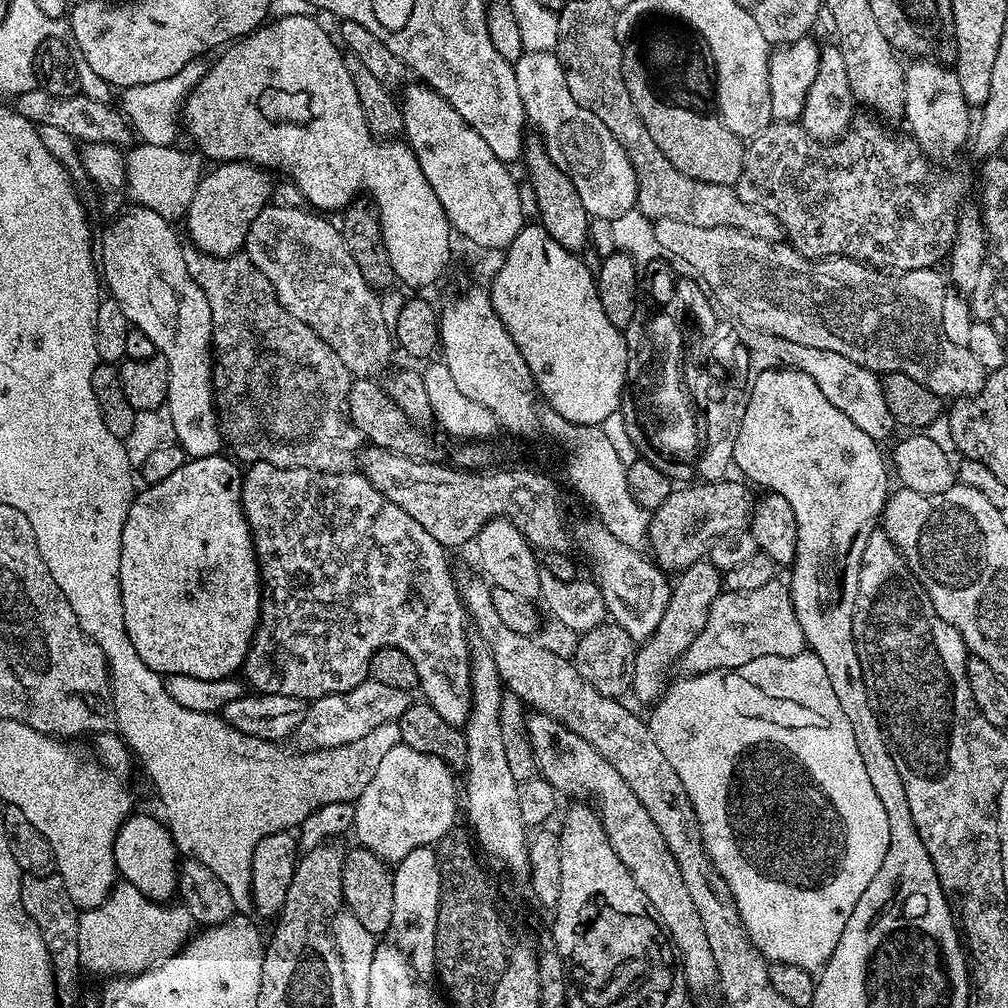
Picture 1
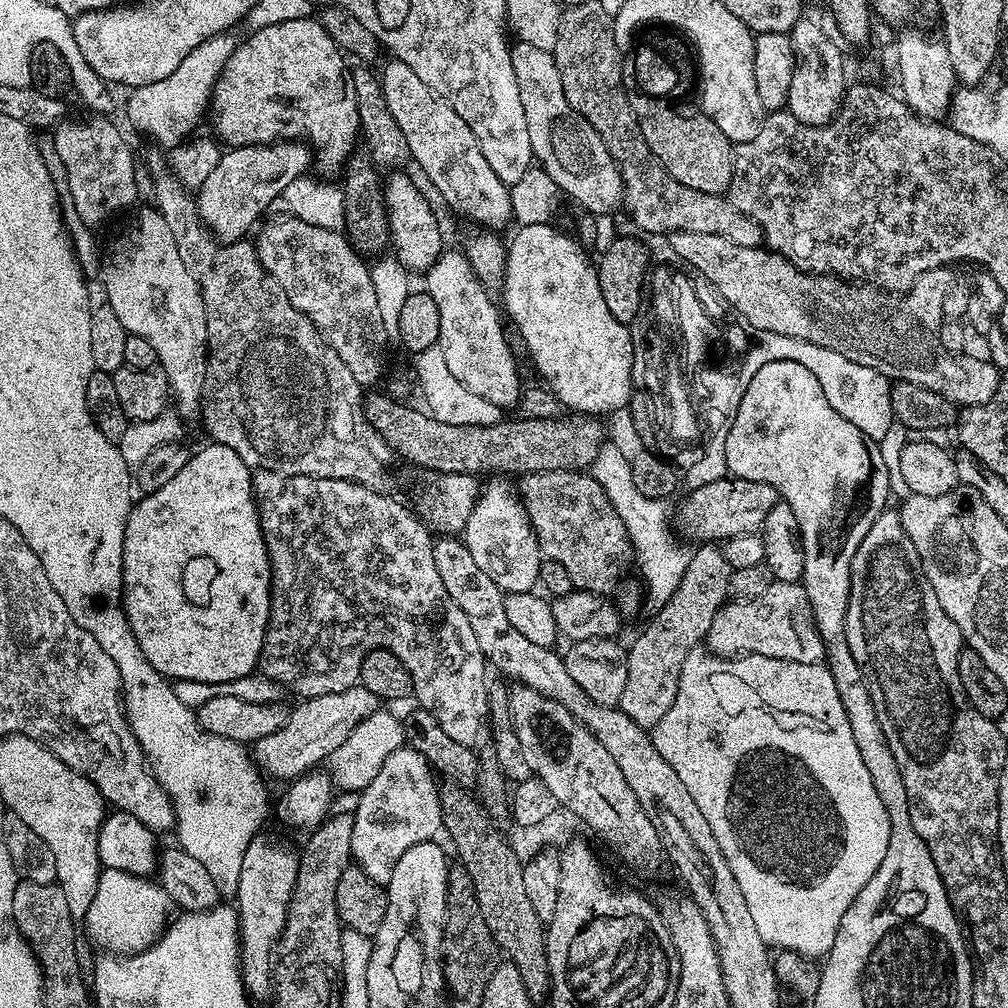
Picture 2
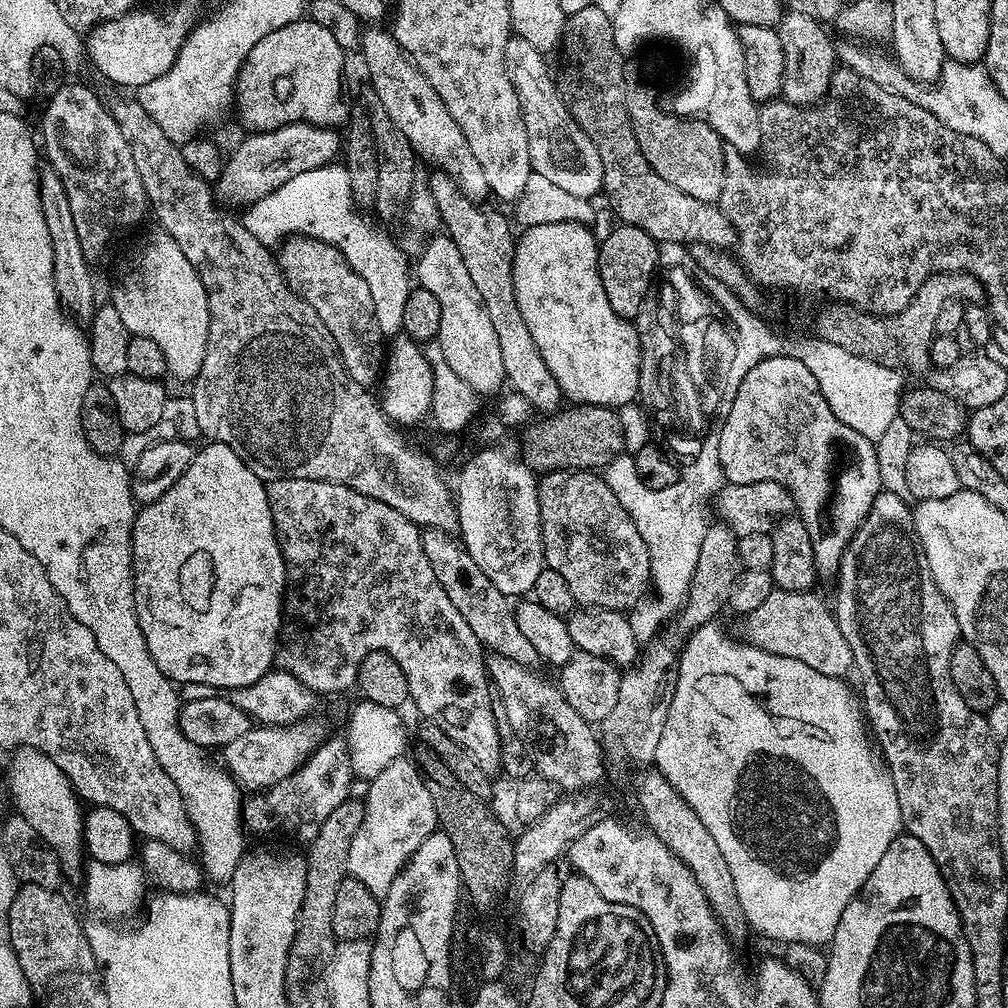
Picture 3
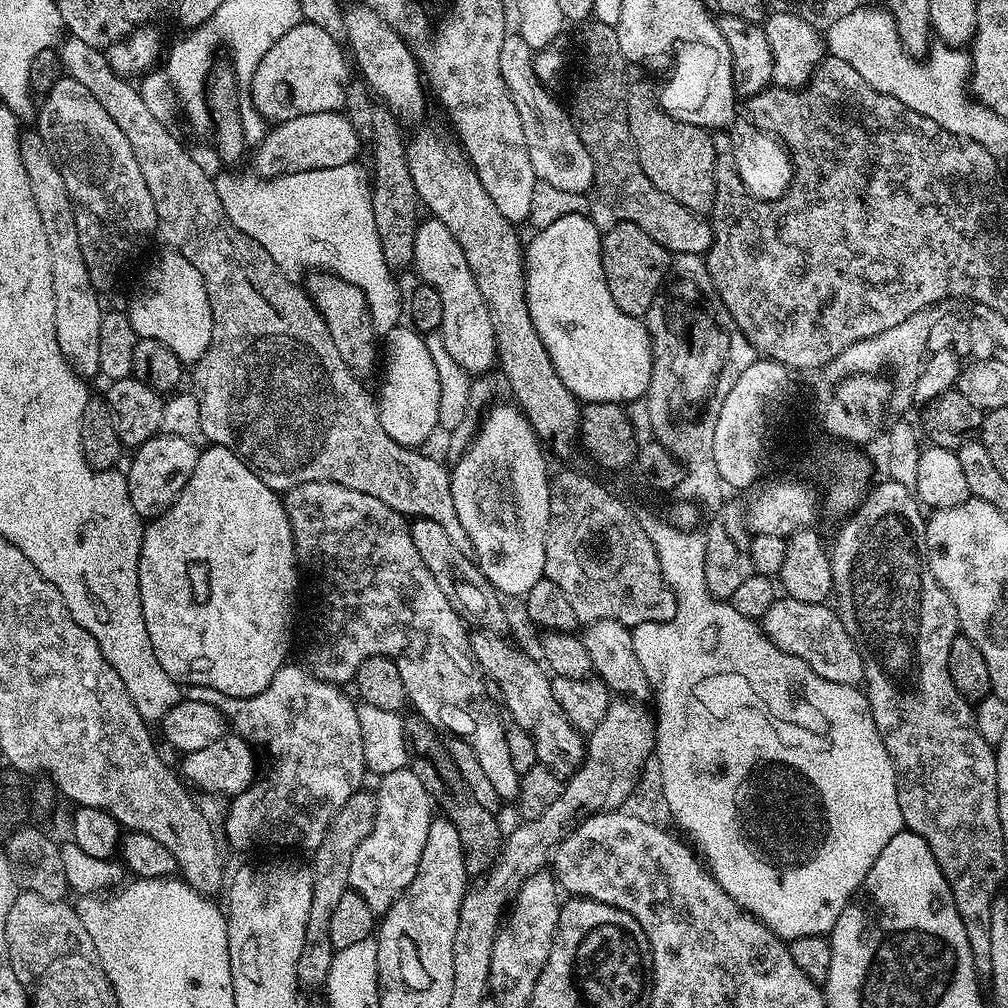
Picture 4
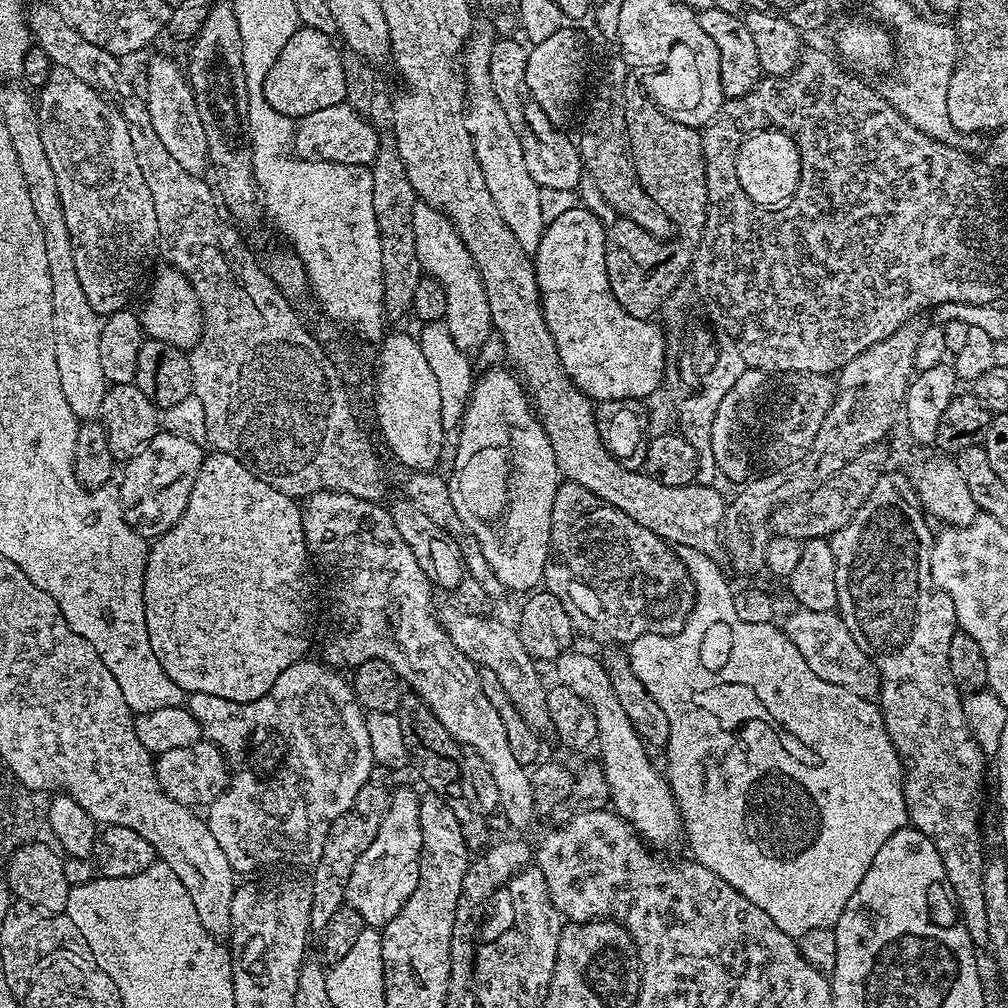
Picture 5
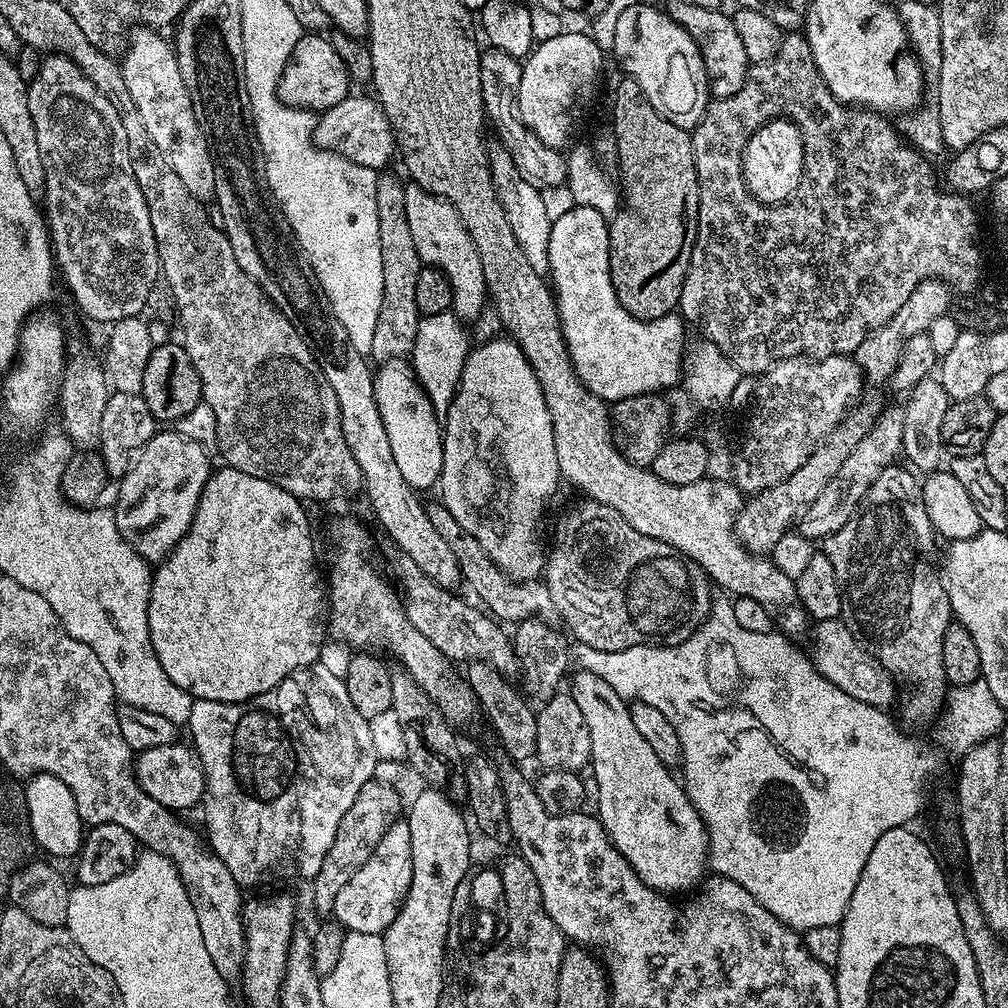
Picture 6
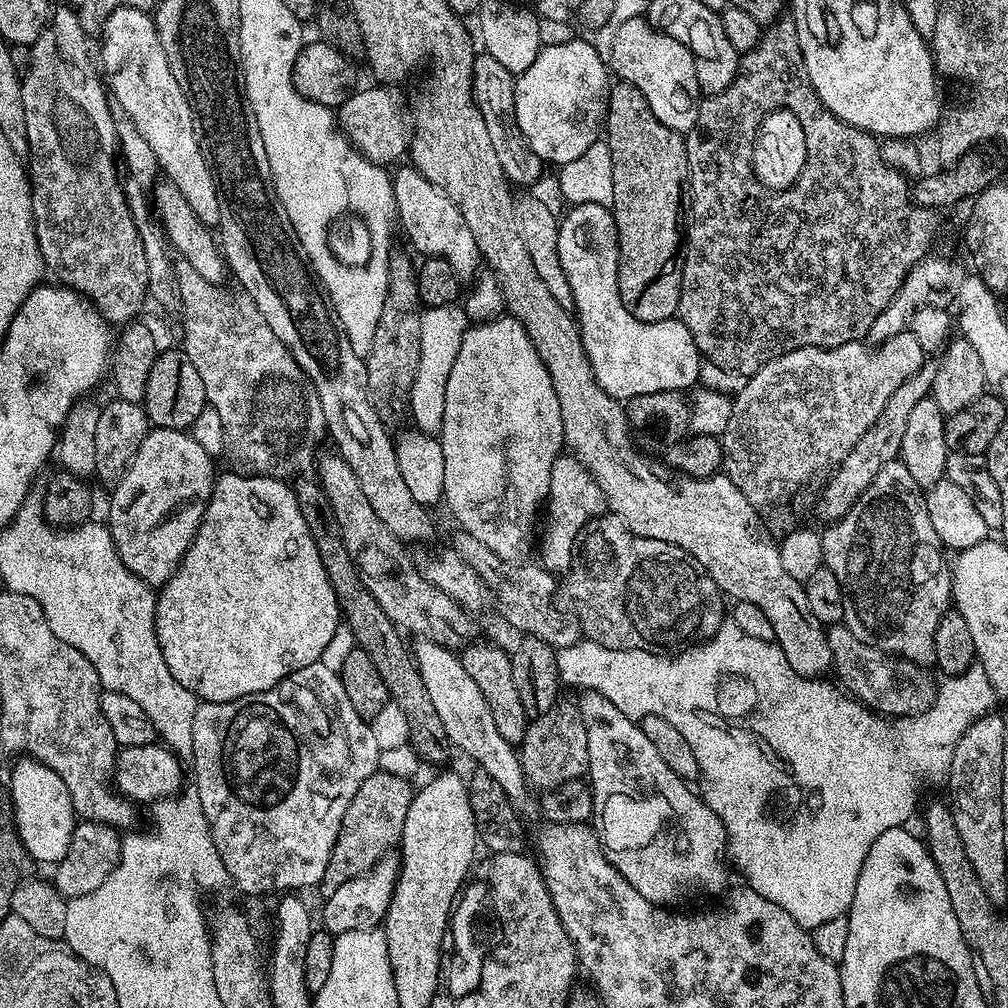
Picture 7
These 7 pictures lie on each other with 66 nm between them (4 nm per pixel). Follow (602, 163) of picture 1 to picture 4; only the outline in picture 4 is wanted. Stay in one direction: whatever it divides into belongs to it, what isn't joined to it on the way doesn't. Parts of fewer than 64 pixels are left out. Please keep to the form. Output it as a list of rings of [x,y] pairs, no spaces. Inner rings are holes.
[[[518,34],[505,35],[502,51],[498,53],[498,70],[502,70],[502,82],[510,90],[510,98],[522,118],[522,134],[526,134],[526,150],[530,154],[530,166],[534,166],[537,181],[545,180],[559,190],[587,193],[593,187],[596,175],[590,152],[576,132],[572,117],[547,92],[545,81],[538,78],[532,61],[534,49]]]

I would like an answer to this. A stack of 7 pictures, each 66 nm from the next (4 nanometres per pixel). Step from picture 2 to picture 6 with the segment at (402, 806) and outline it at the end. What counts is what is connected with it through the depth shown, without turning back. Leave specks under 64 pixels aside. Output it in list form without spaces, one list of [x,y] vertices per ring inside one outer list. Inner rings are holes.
[[[401,818],[390,826],[390,830],[386,830],[374,854],[370,854],[370,858],[366,858],[366,862],[362,862],[358,870],[354,870],[354,878],[350,878],[350,882],[342,886],[338,898],[334,898],[331,915],[335,923],[341,924],[348,932],[383,936],[404,904],[413,874],[410,826],[407,819]]]

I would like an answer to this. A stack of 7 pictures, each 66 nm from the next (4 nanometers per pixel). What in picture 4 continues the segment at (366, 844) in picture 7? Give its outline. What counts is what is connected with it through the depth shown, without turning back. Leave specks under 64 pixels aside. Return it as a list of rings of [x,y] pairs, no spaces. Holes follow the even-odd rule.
[[[357,790],[346,798],[342,810],[334,814],[322,842],[314,849],[311,857],[314,874],[314,890],[310,898],[310,922],[306,922],[306,942],[298,958],[298,984],[301,989],[325,987],[328,971],[332,965],[334,949],[330,942],[330,914],[334,914],[334,905],[342,899],[342,894],[349,891],[350,858],[358,850],[362,838],[370,834],[376,817],[376,797],[371,791]]]

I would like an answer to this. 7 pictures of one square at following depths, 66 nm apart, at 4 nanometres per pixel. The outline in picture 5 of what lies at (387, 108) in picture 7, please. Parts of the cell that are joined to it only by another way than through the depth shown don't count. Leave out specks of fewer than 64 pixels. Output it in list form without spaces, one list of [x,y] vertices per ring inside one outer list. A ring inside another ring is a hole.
[[[342,103],[338,106],[326,106],[306,114],[295,125],[292,147],[301,160],[321,160],[331,164],[372,165],[380,149],[381,133],[361,113]]]

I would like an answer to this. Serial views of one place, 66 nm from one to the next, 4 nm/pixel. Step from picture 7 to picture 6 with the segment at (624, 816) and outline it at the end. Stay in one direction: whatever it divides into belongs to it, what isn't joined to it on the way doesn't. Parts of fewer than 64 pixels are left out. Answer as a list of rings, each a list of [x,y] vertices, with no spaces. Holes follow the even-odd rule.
[[[581,670],[576,674],[576,677],[571,677],[573,680],[570,695],[574,702],[578,702],[578,710],[582,710],[586,730],[590,730],[590,773],[592,772],[593,778],[596,779],[597,792],[595,811],[600,823],[604,825],[605,832],[608,833],[609,840],[616,845],[626,862],[630,862],[630,866],[642,878],[642,882],[655,892],[676,894],[672,892],[687,893],[695,889],[705,875],[704,868],[706,872],[710,864],[708,828],[704,825],[704,820],[685,794],[683,783],[677,777],[676,780],[672,777],[675,775],[661,762],[658,754],[654,754],[646,738],[638,734],[629,701],[620,697],[618,692],[597,674]]]

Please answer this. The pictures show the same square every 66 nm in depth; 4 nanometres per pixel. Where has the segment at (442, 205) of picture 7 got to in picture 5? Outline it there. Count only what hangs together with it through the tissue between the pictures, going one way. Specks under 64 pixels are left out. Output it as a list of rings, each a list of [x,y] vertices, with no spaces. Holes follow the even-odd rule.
[[[423,202],[414,206],[414,238],[418,246],[421,273],[442,282],[442,290],[446,290],[446,314],[442,322],[450,330],[454,346],[463,352],[475,353],[475,348],[482,347],[487,342],[488,335],[493,335],[494,329],[490,318],[490,302],[486,298],[478,266],[474,266],[474,258],[470,258],[470,250],[466,250],[450,218]]]

